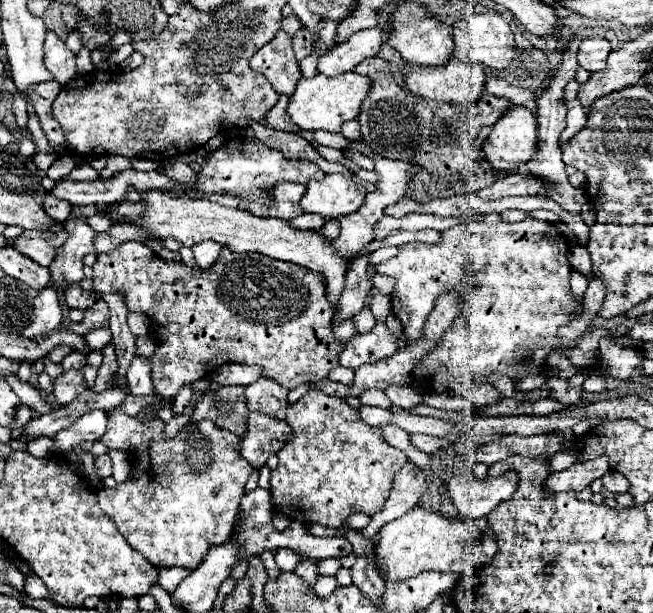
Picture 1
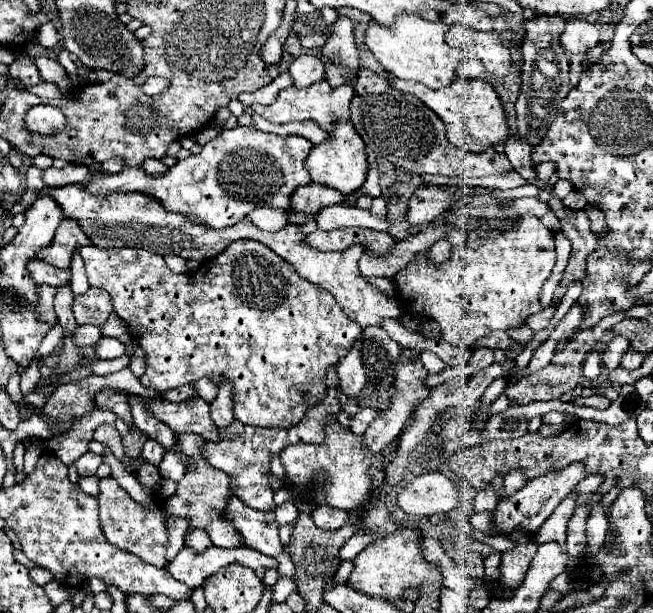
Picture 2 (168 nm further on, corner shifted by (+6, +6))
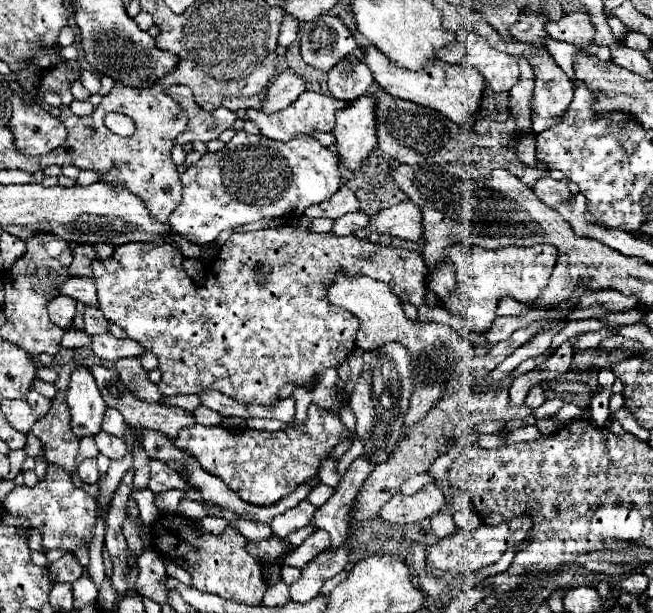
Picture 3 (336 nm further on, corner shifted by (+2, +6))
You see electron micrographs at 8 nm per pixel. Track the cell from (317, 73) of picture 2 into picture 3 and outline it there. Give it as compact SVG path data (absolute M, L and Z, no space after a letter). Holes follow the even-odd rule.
M285 70L279 74L279 78L275 76L271 80L271 84L267 86L267 90L263 94L263 104L259 110L265 114L273 114L277 110L283 110L291 102L295 102L297 96L303 92L305 92L303 78L299 74L295 74L293 70Z

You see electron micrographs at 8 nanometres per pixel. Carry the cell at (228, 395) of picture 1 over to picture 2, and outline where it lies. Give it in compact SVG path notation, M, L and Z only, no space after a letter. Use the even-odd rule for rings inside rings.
M191 396L175 404L155 398L151 400L151 414L171 426L173 432L193 432L209 442L219 442L221 438L217 426L211 422L211 404L201 396Z

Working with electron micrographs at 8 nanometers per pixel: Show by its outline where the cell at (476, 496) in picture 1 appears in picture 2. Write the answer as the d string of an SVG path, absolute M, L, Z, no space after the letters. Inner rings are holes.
M427 472L407 482L399 490L397 500L405 512L419 516L449 512L461 504L457 484L441 472Z

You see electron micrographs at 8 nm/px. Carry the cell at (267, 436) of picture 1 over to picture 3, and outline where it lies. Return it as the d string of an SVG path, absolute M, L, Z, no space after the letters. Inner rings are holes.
M311 404L305 422L299 426L287 426L277 432L259 432L249 428L227 430L195 424L179 430L173 444L175 448L193 454L203 470L221 478L245 502L255 506L271 506L291 494L295 486L315 478L321 460L349 436L351 432L345 424L341 424L337 414L321 412Z

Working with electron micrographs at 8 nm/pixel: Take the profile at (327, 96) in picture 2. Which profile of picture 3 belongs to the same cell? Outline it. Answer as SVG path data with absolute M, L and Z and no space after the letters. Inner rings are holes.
M303 92L293 104L289 104L287 108L271 114L271 116L259 114L259 110L247 110L247 118L259 126L259 132L265 138L289 142L291 138L295 138L299 134L311 136L313 132L331 132L335 128L335 112L341 110L343 106L345 106L345 102L341 102L333 96L323 96L317 92Z

